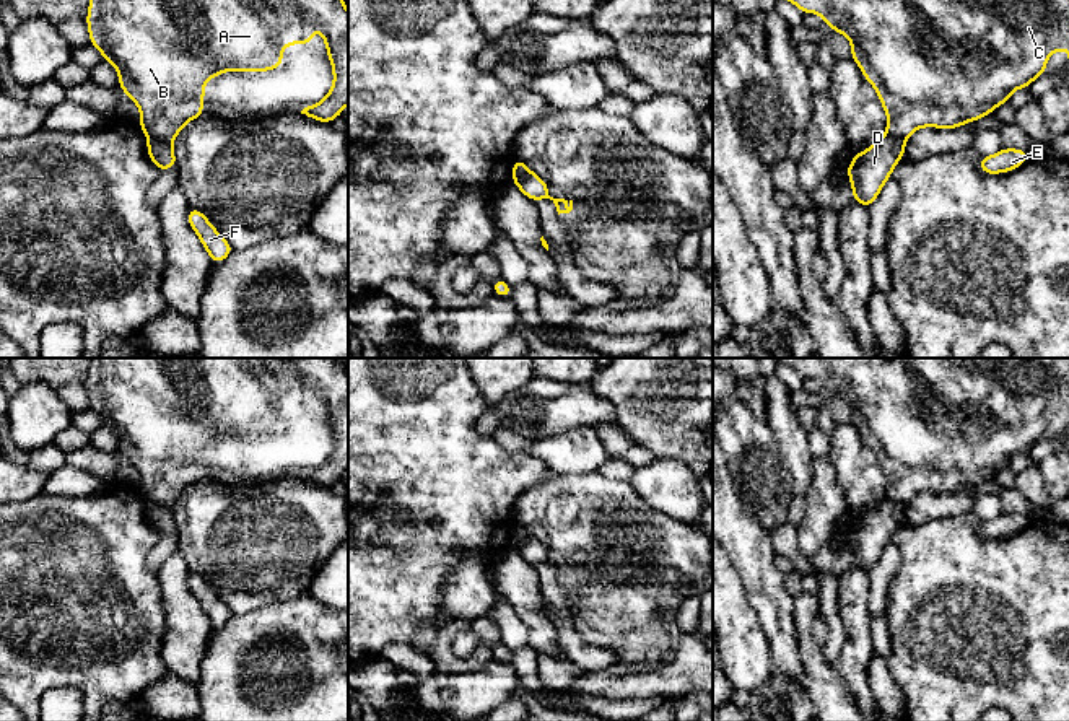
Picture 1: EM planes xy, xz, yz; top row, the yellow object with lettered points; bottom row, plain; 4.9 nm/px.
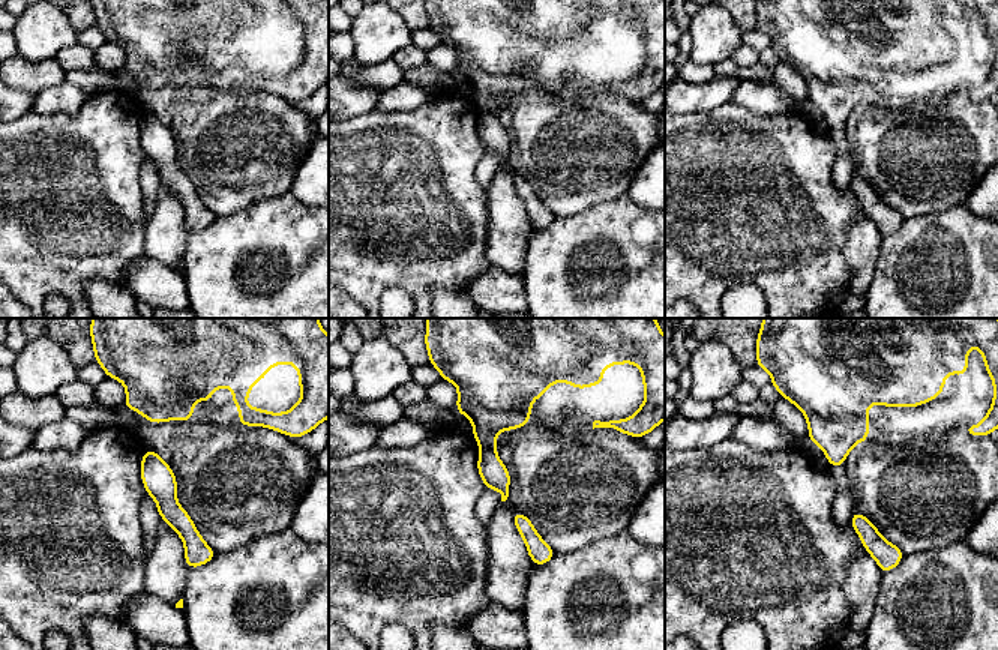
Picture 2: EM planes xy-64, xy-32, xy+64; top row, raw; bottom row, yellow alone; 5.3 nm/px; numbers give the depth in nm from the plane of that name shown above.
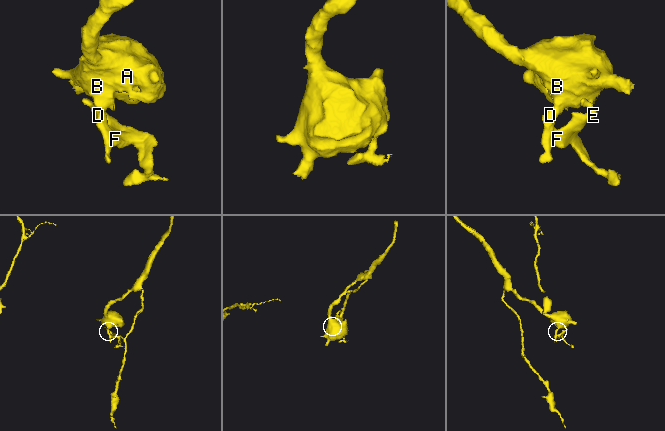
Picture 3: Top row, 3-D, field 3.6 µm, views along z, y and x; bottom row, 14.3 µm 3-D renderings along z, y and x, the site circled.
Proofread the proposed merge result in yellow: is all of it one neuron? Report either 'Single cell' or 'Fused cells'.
Fused cells

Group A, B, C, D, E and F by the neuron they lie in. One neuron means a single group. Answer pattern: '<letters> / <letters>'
A B C / D E F

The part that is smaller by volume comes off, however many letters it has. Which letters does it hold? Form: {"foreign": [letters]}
{"foreign": ["D", "E", "F"]}

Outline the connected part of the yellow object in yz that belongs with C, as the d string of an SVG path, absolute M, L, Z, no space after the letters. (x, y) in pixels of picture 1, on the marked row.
M789 0L804 15L817 13L825 26L844 34L851 41L851 59L859 65L862 76L869 81L887 112L887 133L903 145L910 135L923 127L960 129L965 122L980 120L993 114L997 106L1009 103L1014 90L1025 88L1046 73L1046 62L1054 50L1064 50L1069 59L1069 0Z

